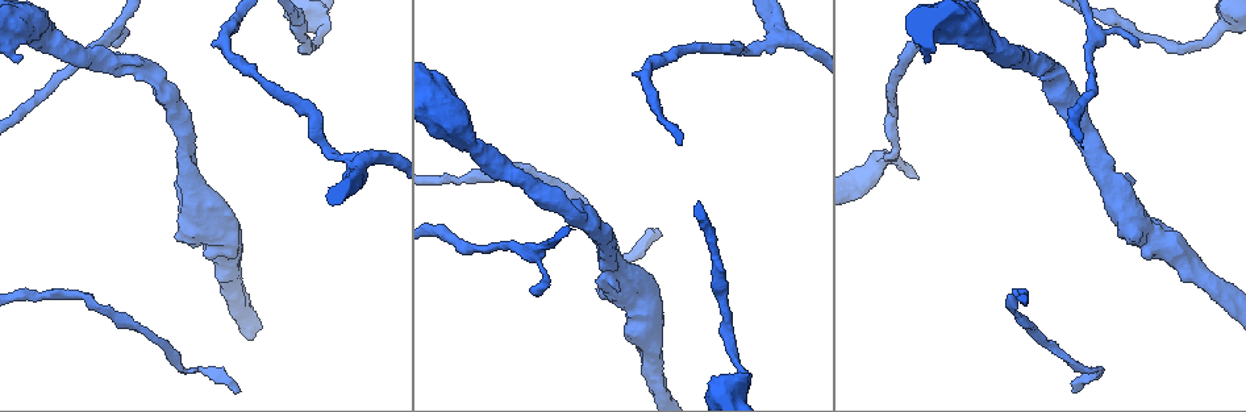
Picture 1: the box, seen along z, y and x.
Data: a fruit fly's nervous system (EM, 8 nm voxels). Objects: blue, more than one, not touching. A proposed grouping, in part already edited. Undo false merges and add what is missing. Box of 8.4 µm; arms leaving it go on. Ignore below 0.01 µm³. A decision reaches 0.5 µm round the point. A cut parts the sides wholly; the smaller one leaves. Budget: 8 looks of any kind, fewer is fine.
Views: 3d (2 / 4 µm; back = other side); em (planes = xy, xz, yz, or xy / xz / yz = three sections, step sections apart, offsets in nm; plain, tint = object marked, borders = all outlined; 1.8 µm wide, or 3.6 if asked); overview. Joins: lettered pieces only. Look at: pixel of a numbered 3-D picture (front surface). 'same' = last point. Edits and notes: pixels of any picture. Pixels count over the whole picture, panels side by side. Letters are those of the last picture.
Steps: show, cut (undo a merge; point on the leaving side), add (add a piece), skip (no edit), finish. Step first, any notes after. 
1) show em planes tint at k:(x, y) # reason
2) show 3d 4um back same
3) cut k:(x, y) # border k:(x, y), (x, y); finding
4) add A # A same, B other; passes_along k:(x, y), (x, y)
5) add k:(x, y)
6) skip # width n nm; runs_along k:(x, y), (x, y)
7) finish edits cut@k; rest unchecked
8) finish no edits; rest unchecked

show 3d 4um at 1:(927, 57) # an open end

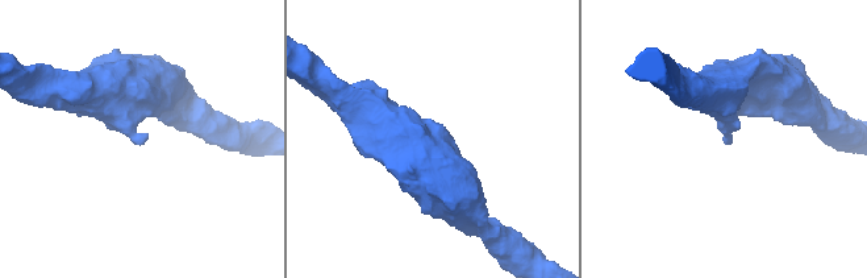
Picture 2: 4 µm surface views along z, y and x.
show em xy step 4 tint at 2:(728, 139) # shape alone is not enough

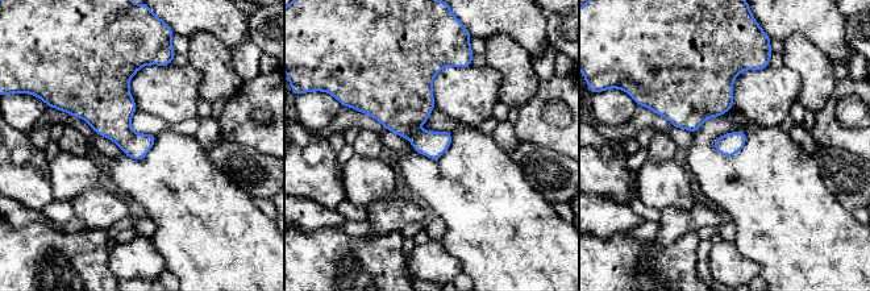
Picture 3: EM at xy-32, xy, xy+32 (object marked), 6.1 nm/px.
show em planes borders same

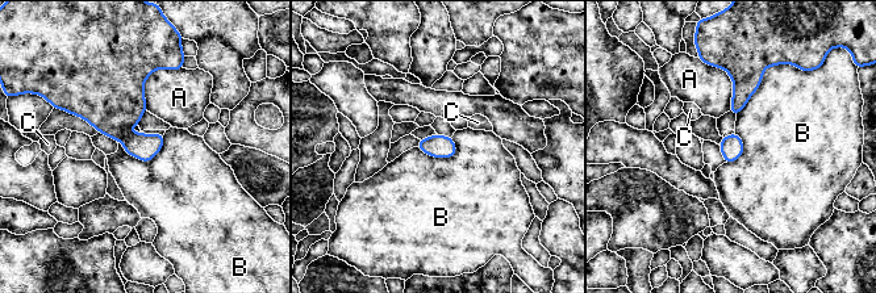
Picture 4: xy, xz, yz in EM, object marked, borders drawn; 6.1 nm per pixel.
skip # A other, B other, C other; border 4:(165, 137), (149, 160), (117, 139); no lettered piece goes on from it

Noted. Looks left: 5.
show em xz step 4 borders at 1:(120, 45) # an open end

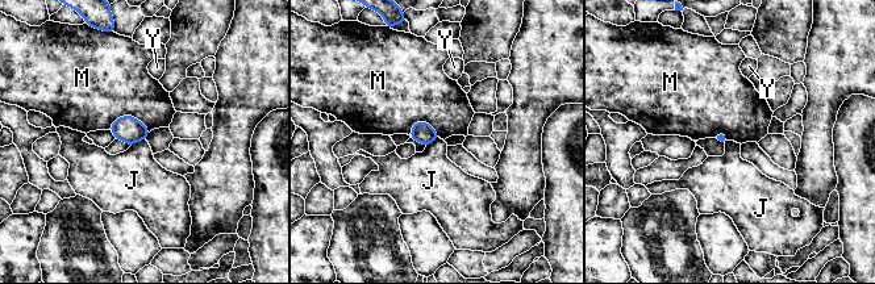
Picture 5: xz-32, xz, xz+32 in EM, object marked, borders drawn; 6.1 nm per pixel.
skip # J other, M other, Y other; none of them fits

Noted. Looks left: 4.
show em 3.6um xz step 8 tint at 1:(1219, 25) # calibre changes

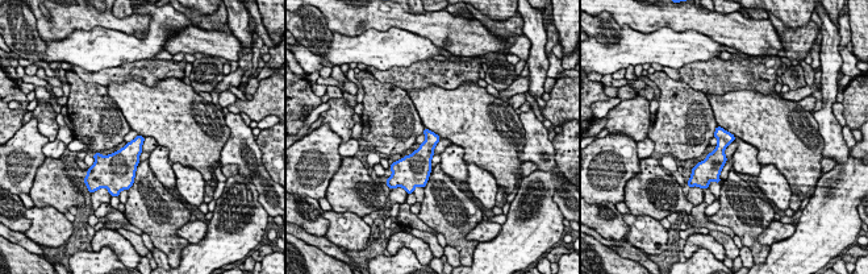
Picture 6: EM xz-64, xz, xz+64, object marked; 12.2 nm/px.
show em 3.6um planes borders same # another direction

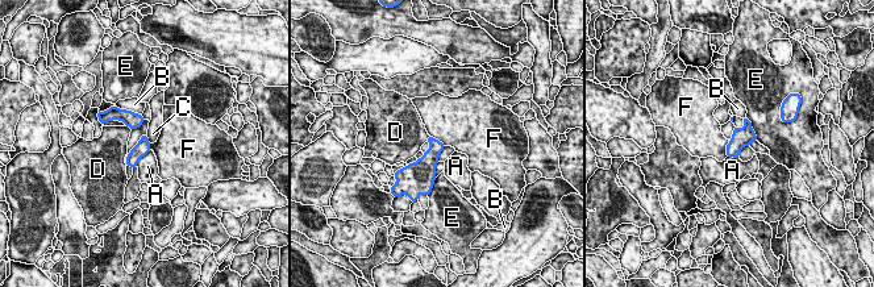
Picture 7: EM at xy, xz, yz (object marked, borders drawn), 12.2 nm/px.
skip # A other, B other, C other, D other, E other, F other; border 7:(429, 134), (445, 145); continuous, no second neuron

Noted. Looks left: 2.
finish no edits; rest unchecked

